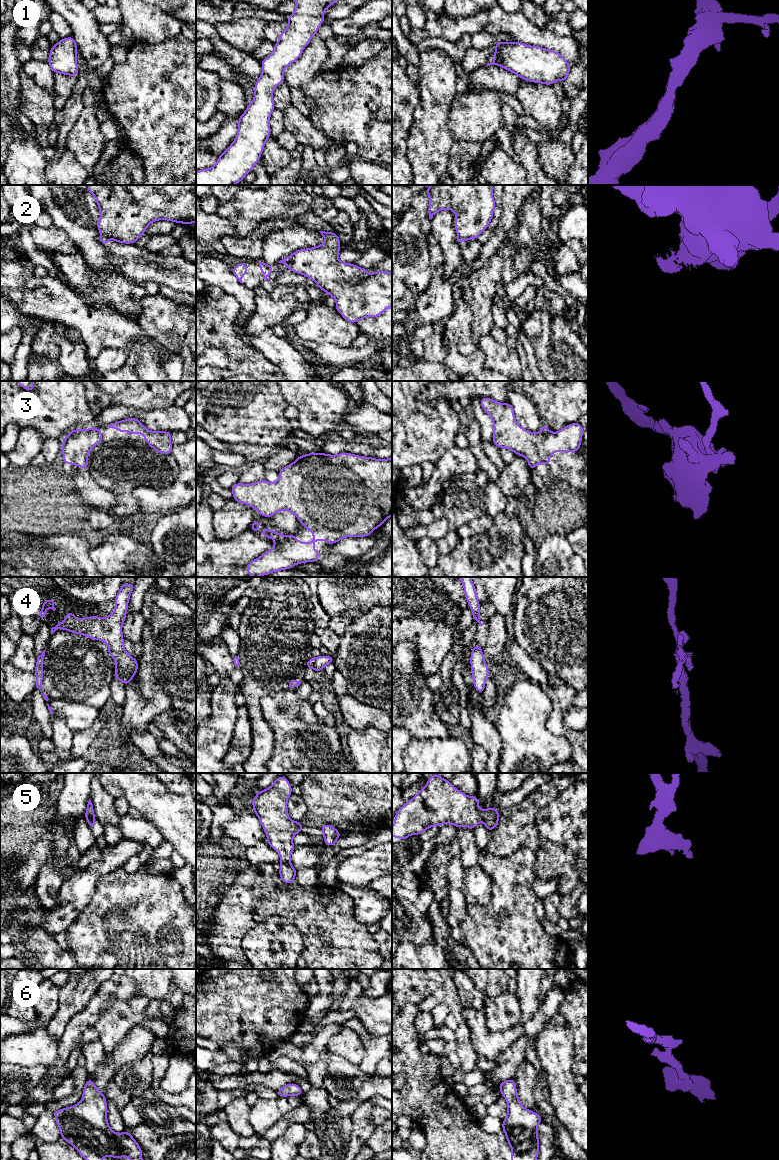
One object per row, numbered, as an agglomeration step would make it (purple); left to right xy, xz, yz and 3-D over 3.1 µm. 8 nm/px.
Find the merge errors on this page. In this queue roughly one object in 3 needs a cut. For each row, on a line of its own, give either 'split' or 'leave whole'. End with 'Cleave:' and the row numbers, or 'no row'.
1: leave whole
2: split
3: split
4: leave whole
5: leave whole
6: leave whole
Cleave: 2, 3

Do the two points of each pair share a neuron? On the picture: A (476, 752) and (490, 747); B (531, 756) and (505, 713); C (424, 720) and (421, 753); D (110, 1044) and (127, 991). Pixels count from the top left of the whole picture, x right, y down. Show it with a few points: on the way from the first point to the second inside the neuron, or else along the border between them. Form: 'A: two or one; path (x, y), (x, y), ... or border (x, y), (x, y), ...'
A: two; border (476, 743), (486, 752), (486, 762)
B: one; path (527, 745), (523, 731), (516, 724)
C: two; border (411, 736), (445, 739)
D: two; border (126, 1000), (113, 999), (103, 1012)

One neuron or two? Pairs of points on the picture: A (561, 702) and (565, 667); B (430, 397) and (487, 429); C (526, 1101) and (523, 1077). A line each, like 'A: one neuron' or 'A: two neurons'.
A: two neurons
B: two neurons
C: one neuron

